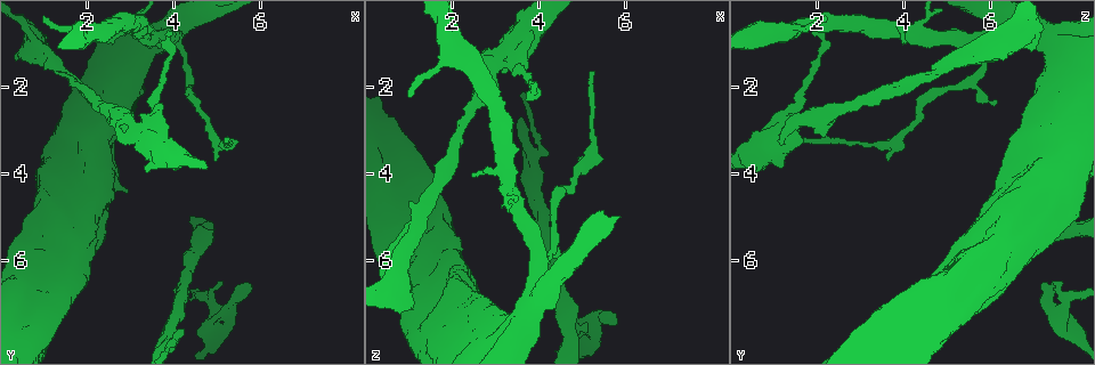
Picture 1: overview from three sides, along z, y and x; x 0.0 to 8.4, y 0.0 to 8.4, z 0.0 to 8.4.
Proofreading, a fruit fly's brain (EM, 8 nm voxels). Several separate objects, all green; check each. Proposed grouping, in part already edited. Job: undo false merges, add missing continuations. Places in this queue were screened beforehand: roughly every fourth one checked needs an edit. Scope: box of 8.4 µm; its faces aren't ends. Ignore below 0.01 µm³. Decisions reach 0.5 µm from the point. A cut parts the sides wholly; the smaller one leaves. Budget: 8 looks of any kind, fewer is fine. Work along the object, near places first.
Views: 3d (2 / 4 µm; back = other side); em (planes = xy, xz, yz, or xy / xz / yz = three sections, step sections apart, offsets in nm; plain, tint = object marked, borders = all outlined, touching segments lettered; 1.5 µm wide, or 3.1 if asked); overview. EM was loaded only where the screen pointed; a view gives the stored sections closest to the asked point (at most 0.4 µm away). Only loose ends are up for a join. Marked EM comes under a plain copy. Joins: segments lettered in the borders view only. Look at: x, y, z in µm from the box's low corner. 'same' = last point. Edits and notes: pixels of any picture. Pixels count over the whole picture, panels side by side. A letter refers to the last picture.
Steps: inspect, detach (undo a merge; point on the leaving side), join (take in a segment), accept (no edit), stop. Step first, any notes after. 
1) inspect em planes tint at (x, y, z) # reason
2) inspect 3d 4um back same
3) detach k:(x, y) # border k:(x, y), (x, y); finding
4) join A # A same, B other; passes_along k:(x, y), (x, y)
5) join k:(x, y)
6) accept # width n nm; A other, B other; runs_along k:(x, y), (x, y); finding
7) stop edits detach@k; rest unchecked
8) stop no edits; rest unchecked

inspect 3d 2um back at (5.25, 3.15, 1.70) # branch stops here

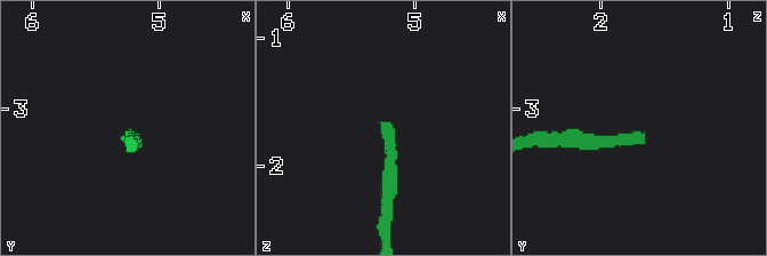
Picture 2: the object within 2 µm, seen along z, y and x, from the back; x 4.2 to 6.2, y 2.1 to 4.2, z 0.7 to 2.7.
inspect em planes borders at (5.24, 3.20, 1.66) # shape alone is not enough

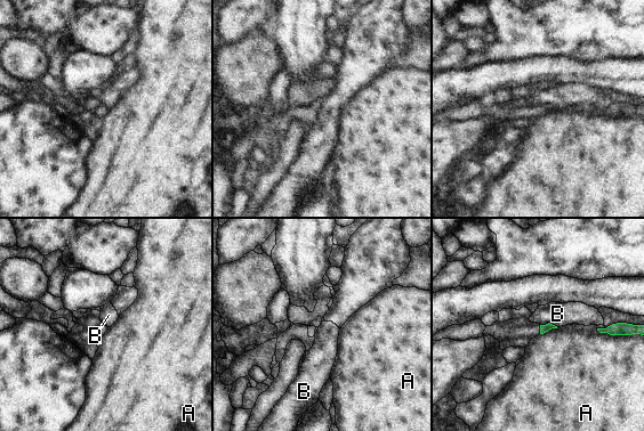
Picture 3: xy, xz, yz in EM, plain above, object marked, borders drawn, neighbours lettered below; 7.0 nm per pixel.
accept # A other, B other; border 3:(540, 324), (552, 323), (557, 326); none of them fits

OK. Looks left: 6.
inspect em planes borders at (1.10, 1.00, 7.05) # an open end

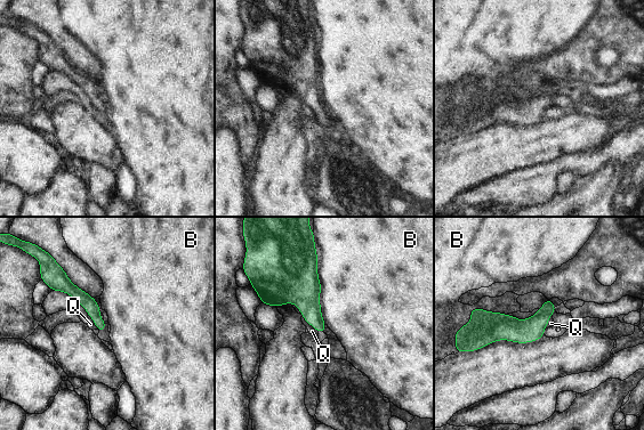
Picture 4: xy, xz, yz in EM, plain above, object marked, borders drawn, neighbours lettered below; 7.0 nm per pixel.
join Q # B other, Q same; passes_along 4:(304, 290), (310, 324), (312, 331); it goes on there

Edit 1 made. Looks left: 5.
inspect em xy step 8 tint at (5.15, 6.40, 7.45) # branch stops here

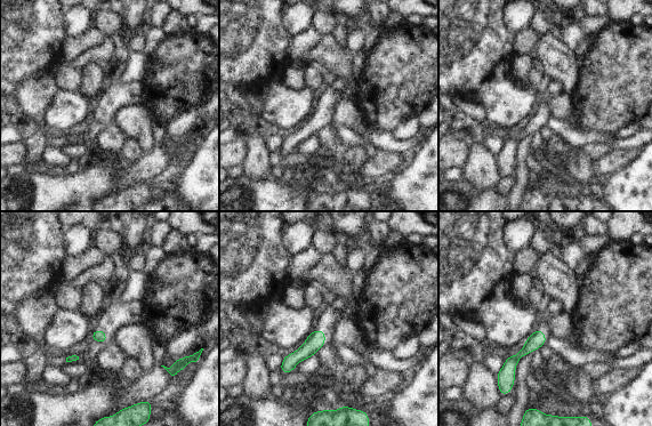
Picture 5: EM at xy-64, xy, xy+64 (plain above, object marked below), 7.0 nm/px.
inspect em xz step 4 borders same # cut it another way

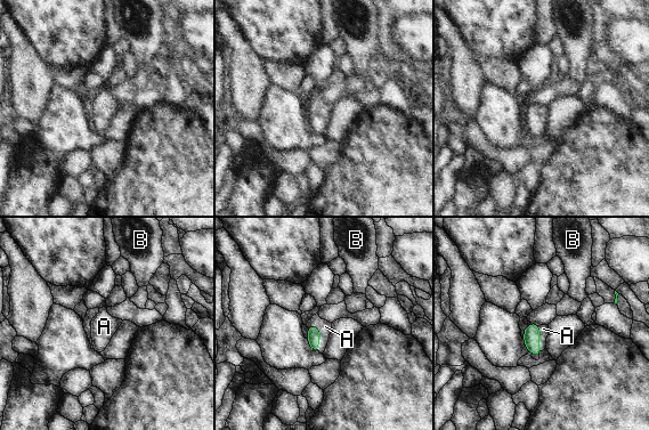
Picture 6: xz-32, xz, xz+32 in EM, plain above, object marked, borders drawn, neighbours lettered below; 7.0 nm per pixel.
join A # A same, B other; it goes on there

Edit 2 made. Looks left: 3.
stop edits join@4, join@6; rest unchecked

